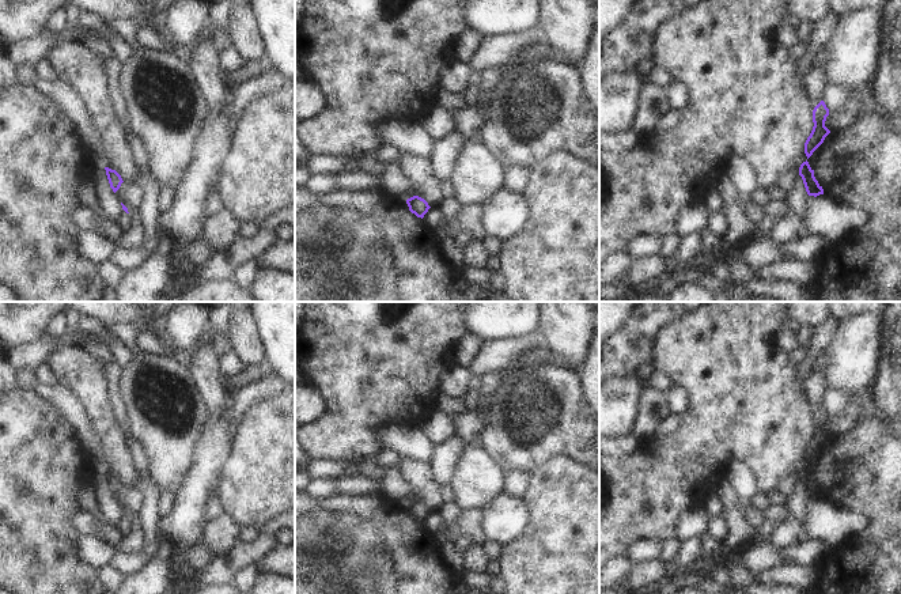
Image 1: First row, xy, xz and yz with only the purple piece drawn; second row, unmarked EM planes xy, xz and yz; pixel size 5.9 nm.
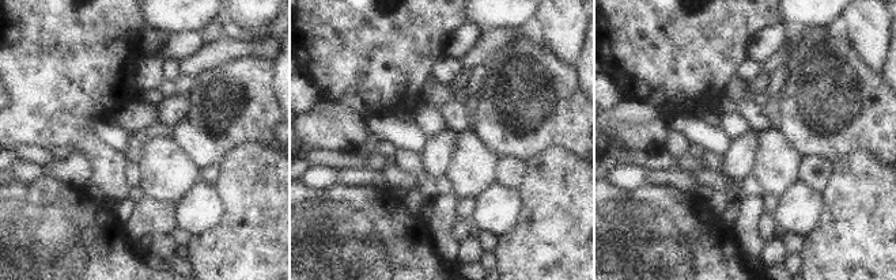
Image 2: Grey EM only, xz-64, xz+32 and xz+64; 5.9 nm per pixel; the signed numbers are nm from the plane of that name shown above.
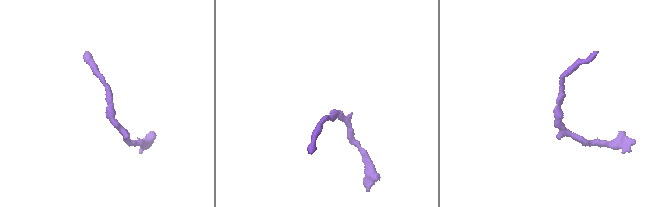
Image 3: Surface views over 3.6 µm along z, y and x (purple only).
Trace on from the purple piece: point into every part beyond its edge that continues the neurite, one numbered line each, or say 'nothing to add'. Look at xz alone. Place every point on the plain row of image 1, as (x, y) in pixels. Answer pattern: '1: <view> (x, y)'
nothing to add

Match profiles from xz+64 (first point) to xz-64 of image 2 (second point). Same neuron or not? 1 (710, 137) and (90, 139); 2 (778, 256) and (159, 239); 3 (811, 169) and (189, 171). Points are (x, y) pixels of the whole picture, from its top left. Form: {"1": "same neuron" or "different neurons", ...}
{"1": "different neurons", "2": "same neuron", "3": "different neurons"}

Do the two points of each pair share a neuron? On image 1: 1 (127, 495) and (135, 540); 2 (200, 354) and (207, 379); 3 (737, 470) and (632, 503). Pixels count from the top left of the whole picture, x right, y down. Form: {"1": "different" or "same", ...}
{"1": "same", "2": "same", "3": "different"}

